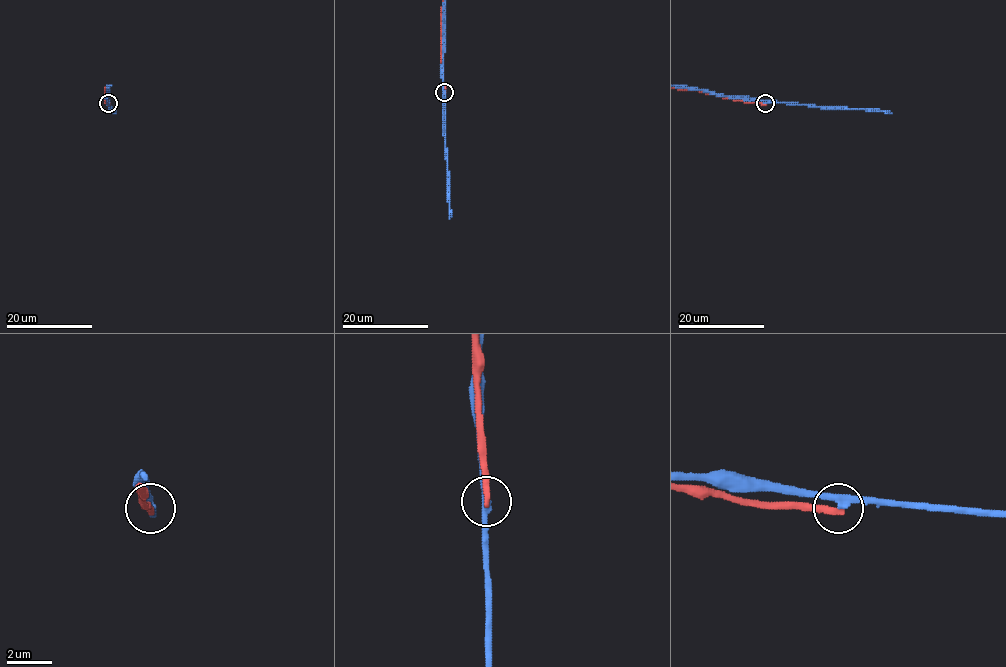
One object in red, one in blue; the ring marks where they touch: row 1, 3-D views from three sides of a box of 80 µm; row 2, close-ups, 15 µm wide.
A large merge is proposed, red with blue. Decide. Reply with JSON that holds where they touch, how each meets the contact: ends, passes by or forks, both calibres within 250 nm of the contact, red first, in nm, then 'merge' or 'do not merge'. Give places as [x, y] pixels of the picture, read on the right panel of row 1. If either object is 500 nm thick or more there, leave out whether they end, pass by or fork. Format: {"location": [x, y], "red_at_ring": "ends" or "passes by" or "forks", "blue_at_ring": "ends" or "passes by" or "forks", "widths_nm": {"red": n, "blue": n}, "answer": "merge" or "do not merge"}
{"location": [765, 103], "red_at_ring": "ends", "blue_at_ring": "passes by", "widths_nm": {"red": 320, "blue": 300}, "answer": "do not merge"}

